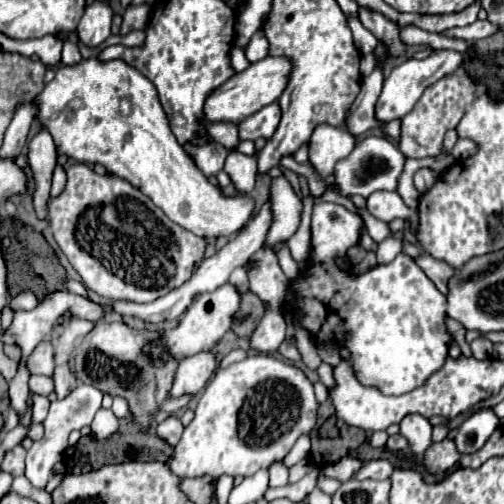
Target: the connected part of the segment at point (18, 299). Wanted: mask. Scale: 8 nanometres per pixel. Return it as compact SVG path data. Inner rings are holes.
M21 292L9 300L11 310L33 310L37 306L37 296L33 292Z

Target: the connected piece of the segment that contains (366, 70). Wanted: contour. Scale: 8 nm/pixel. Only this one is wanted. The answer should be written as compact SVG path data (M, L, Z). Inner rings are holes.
M374 53L362 55L360 61L360 73L362 77L366 77L369 74L371 74L375 69L376 65L377 65L377 59Z

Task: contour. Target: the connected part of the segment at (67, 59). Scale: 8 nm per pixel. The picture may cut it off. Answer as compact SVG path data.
M73 32L69 36L69 40L65 40L65 44L63 44L63 58L61 58L61 62L65 66L73 66L73 64L79 64L81 60L83 58L81 58L81 52L77 48L77 34Z

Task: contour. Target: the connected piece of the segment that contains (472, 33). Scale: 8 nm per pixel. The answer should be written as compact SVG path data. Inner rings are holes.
M477 20L465 28L449 28L445 32L441 32L443 36L449 36L449 38L457 38L457 40L479 40L479 38L485 38L485 36L491 36L495 34L497 28L491 26L487 20Z

